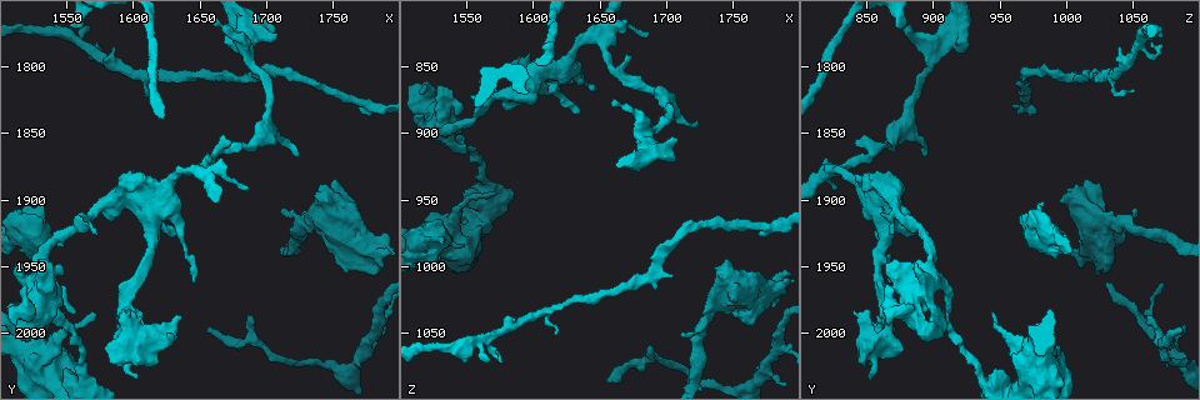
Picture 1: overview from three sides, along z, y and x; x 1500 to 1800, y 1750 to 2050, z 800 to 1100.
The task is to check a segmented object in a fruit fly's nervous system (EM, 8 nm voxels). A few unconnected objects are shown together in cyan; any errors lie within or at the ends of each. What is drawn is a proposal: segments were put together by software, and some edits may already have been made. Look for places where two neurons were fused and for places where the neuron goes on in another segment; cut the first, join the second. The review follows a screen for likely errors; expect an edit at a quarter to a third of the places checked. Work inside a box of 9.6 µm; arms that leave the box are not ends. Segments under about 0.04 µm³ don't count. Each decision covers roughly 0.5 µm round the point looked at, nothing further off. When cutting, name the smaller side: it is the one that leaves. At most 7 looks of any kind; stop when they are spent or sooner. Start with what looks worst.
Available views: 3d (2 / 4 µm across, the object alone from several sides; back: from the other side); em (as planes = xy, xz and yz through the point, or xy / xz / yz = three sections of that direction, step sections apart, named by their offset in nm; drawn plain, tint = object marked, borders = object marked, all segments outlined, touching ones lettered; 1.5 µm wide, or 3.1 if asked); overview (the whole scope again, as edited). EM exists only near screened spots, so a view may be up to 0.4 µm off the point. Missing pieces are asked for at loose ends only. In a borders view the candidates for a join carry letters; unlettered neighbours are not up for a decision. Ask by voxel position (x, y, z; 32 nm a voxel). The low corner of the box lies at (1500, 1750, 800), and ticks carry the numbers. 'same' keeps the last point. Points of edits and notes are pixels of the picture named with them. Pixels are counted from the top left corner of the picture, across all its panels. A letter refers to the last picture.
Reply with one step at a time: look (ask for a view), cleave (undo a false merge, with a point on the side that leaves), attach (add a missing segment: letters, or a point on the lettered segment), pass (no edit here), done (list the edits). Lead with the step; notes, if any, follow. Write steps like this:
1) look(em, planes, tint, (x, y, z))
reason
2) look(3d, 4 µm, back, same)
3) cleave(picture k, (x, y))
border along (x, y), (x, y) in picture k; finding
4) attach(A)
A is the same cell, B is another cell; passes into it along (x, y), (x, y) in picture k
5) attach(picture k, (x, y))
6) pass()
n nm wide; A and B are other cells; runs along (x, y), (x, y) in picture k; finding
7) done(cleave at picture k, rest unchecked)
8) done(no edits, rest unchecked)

look(3d, 4 µm, (1534, 1944, 898))
sudden change in width

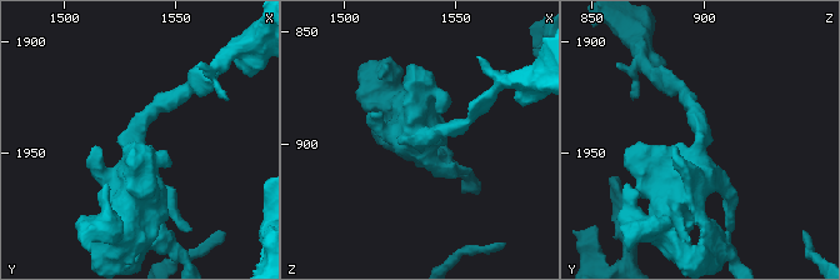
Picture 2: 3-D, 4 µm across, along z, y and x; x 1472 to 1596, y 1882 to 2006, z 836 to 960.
look(em, planes, borders, (1534, 1944, 899))
arms of 220, 550 nm; need the tissue

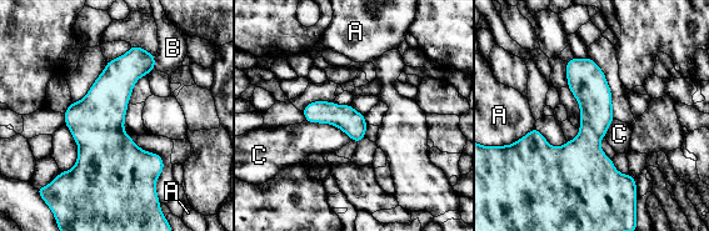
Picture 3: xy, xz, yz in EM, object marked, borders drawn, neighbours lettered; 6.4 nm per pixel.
pass()
A, B and C are other cells; border along (305, 119), (335, 125), (351, 139) in picture 3; one neuron here

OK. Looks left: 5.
look(3d, 2 µm, (1570, 1986, 944))
an open end

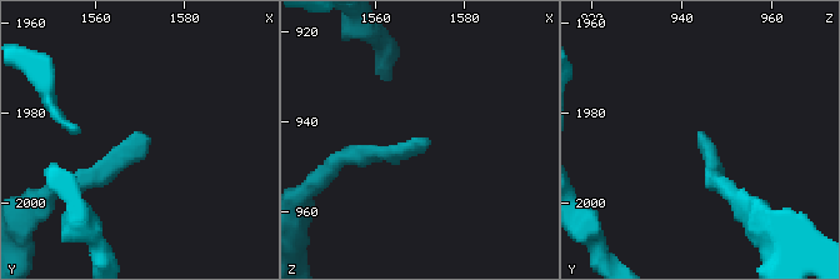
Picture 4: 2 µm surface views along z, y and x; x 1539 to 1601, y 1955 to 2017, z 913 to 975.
look(em, xy, step 4, borders, (1572, 1986, 946))

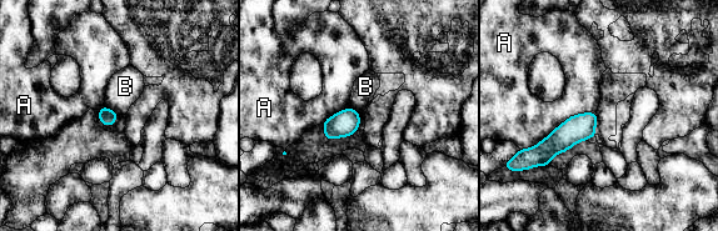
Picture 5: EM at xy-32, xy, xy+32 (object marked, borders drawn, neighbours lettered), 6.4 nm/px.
pass()
A and B are other cells; border along (596, 111), (569, 115), (519, 149) in picture 5; none of them fits

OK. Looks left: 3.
look(em, planes, tint, (1734, 1920, 1036))
thick turns thin

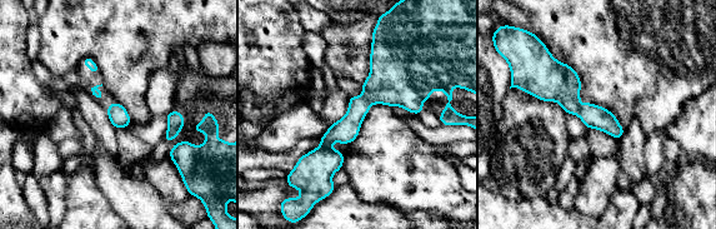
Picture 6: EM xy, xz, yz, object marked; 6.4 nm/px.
look(em, planes, borders, same)
see the neighbours

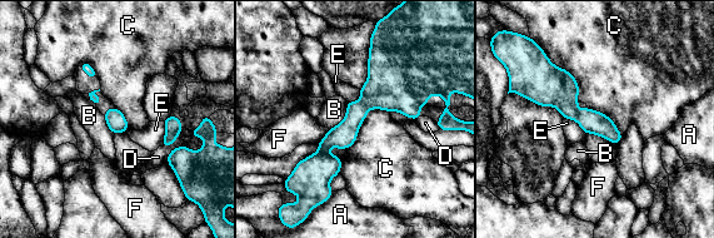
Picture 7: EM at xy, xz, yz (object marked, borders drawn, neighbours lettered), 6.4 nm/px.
pass()
A, B, C, D, E and F are other cells; continuous, no second neuron

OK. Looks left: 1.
done(no edits, rest unchecked)

